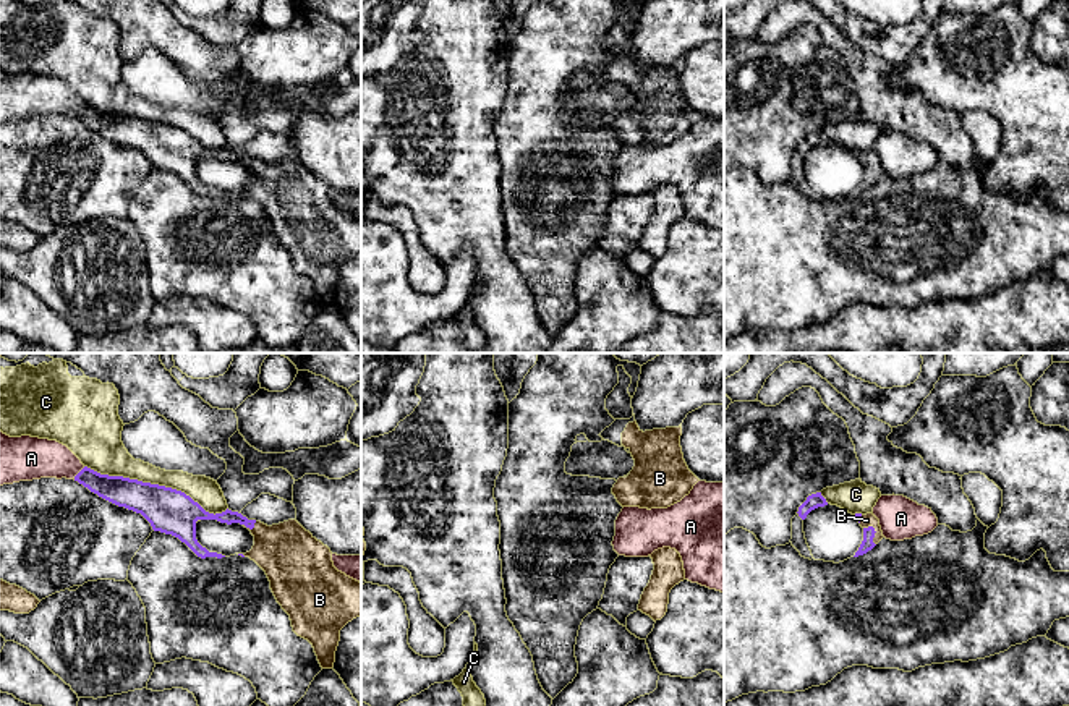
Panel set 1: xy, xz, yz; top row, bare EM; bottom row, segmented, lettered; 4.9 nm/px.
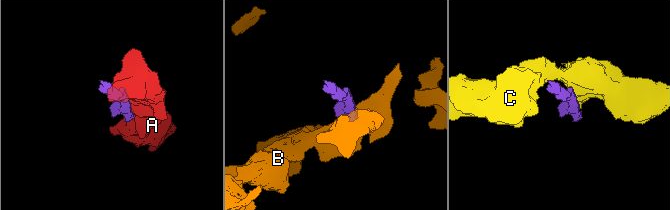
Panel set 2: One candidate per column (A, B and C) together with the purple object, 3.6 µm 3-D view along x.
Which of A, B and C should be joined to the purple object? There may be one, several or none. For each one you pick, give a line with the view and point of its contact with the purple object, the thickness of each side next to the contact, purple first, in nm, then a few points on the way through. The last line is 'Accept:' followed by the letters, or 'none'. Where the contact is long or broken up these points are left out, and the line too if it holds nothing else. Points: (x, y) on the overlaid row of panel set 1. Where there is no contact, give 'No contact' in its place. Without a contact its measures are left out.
B: Touches purple at yz (875, 531). Thickness 70 nm (purple) against 70 nm. Path across: yz (867, 544), (875, 531), (867, 520)
Accept: B

